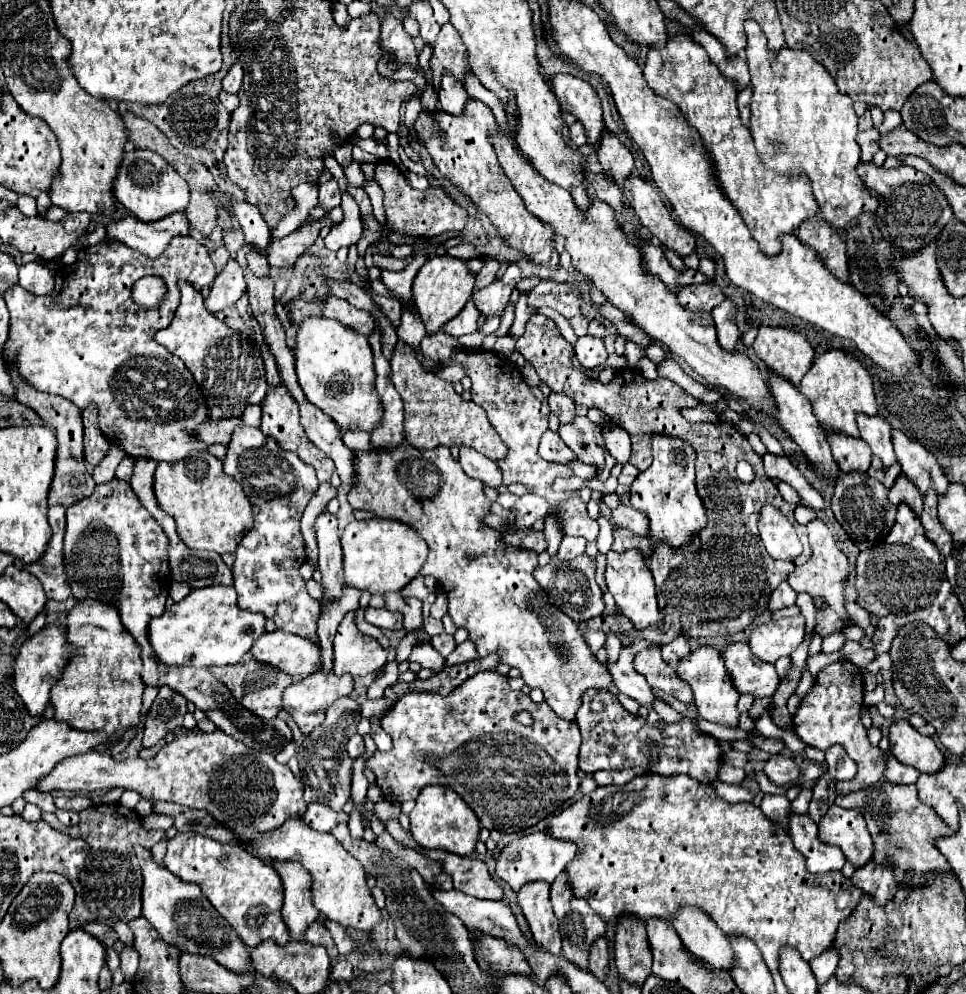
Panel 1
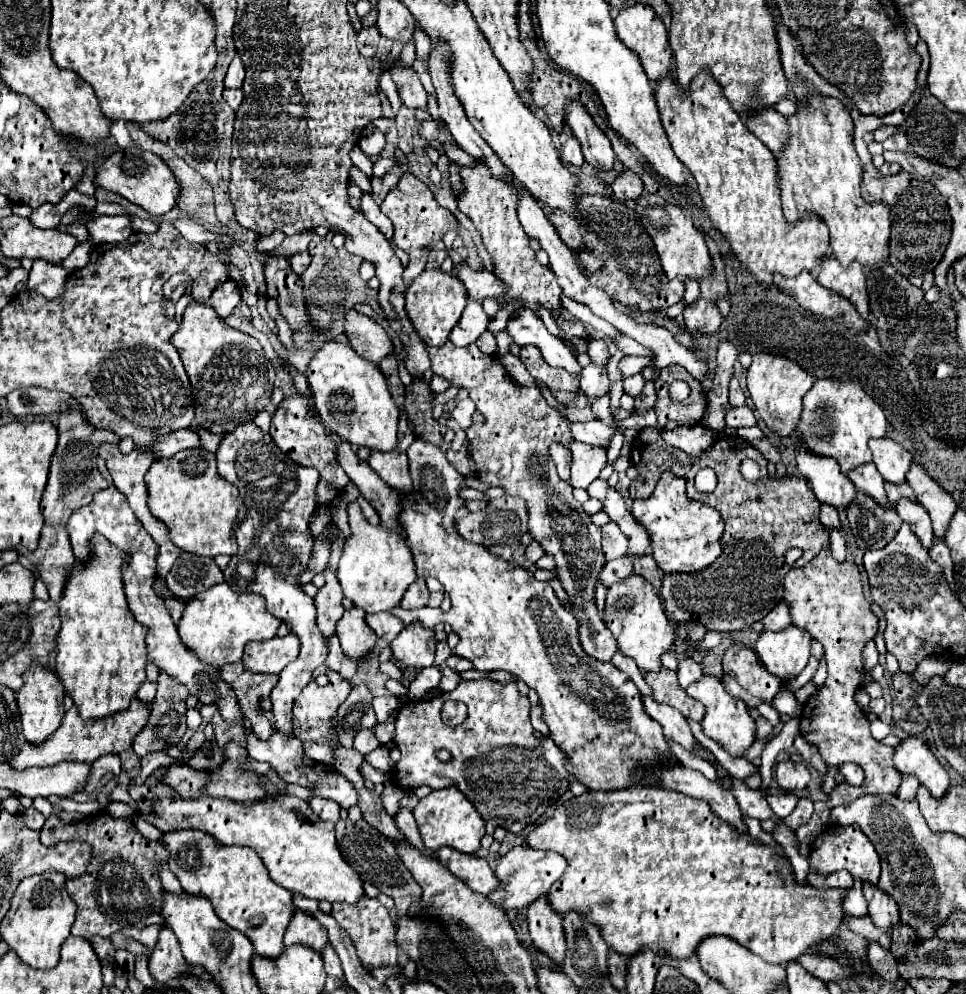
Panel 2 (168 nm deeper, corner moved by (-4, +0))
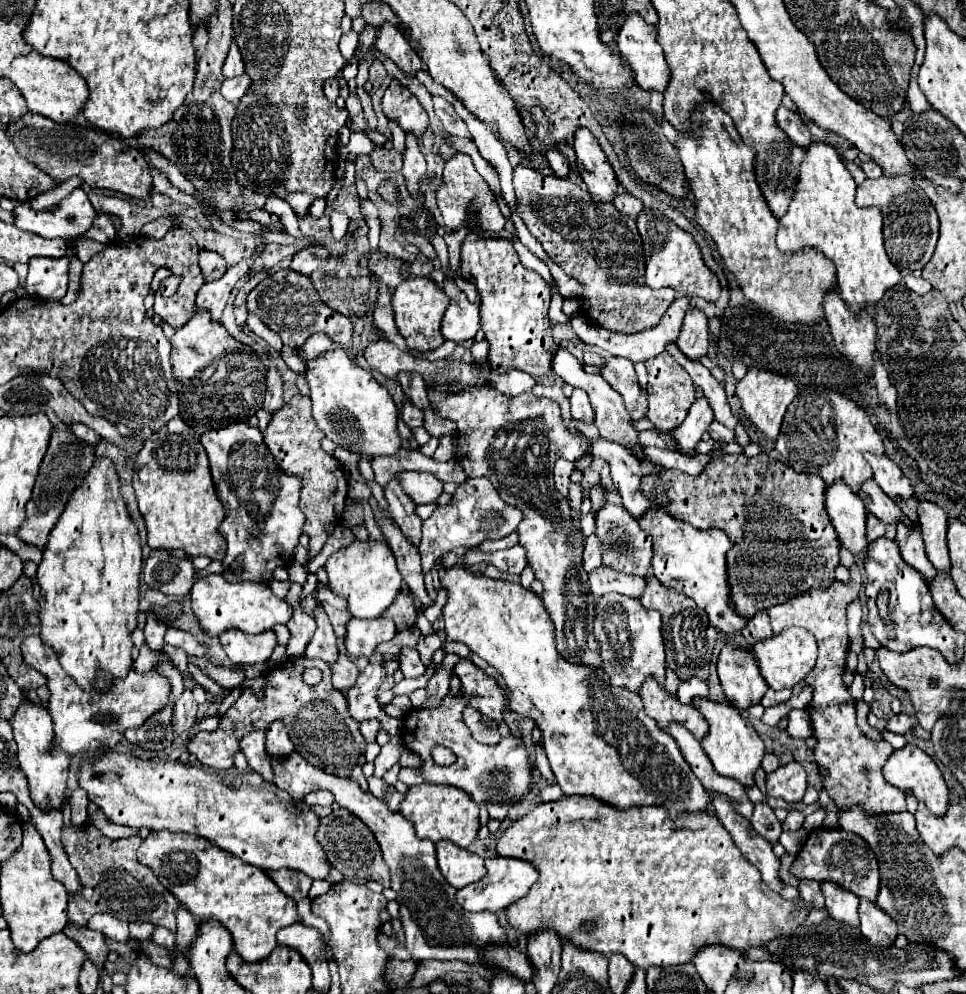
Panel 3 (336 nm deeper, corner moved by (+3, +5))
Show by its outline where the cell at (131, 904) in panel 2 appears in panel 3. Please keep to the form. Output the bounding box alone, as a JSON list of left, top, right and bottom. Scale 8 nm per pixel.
[61,826,177,930]

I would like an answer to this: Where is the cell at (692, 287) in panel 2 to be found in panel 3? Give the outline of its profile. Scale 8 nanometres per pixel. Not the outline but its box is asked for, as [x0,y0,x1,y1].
[573,296,689,364]

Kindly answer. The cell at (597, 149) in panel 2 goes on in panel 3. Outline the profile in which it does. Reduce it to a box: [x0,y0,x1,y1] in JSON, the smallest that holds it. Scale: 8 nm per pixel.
[573,128,619,202]

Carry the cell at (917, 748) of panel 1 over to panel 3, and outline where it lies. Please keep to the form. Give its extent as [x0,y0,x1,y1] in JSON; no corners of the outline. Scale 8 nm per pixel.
[883,744,949,816]

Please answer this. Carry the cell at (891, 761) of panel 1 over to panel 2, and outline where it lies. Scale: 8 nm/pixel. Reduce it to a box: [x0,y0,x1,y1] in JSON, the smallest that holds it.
[898,775,920,801]

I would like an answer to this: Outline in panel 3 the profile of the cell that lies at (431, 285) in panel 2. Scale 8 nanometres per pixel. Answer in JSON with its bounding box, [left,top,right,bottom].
[391,276,449,352]

